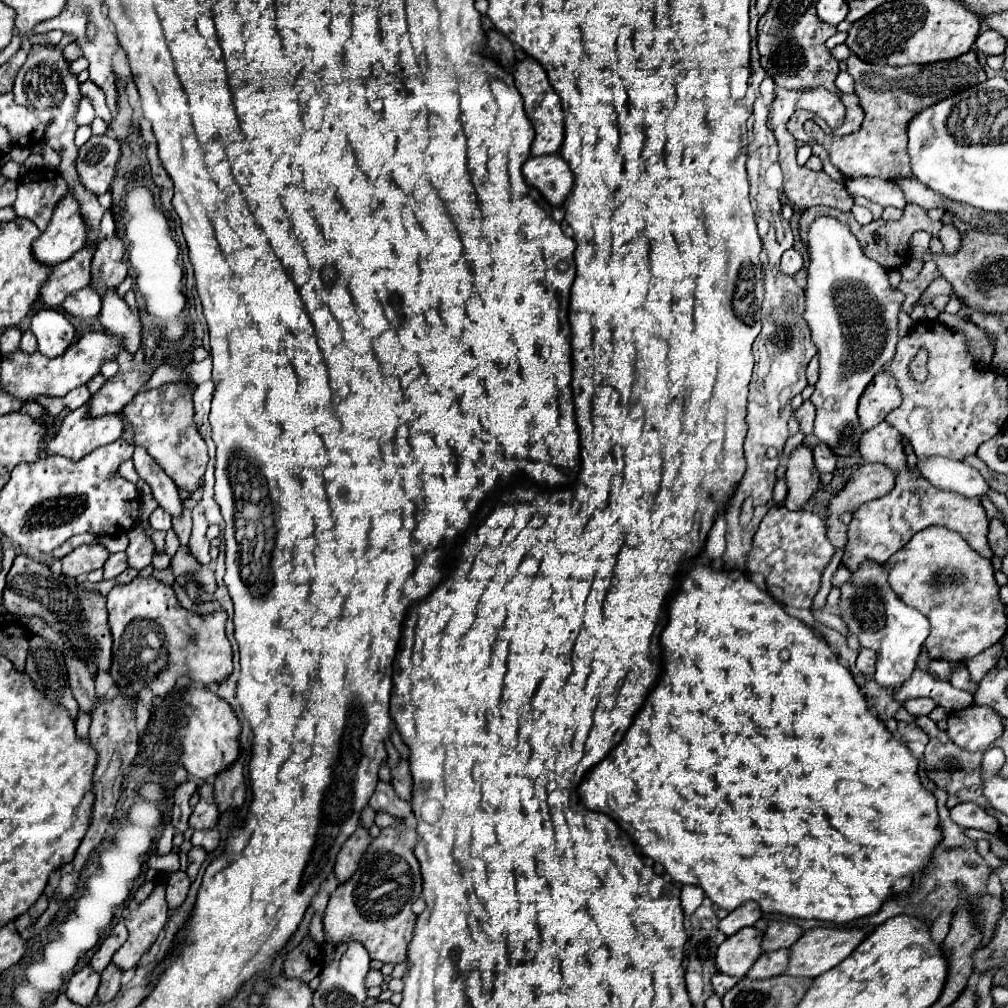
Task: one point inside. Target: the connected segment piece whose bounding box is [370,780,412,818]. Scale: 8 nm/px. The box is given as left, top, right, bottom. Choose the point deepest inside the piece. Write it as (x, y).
(384, 799)

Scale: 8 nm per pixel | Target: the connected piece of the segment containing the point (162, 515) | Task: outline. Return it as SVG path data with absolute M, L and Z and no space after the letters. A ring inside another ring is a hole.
M156 508L150 516L150 528L152 530L170 530L172 528L172 516L164 512L162 508Z

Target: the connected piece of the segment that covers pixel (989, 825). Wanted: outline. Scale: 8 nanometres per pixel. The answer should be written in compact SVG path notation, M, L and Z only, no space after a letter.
M964 802L964 804L956 804L950 810L952 820L956 820L956 824L960 828L978 828L978 830L986 830L990 834L1000 832L1000 826L996 826L996 818L988 816L980 806L972 804L972 802Z

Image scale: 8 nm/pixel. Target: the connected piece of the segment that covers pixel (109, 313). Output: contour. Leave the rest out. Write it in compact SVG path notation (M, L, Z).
M108 290L108 294L102 298L98 320L106 328L106 332L124 336L124 348L136 354L140 346L140 322L132 316L128 304L118 298L116 290Z

